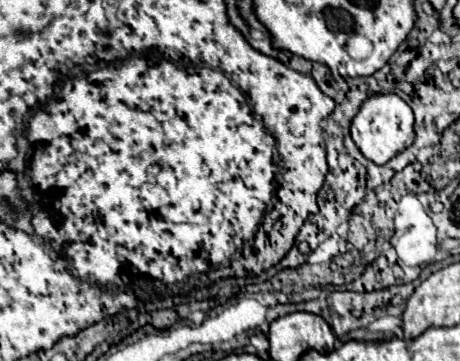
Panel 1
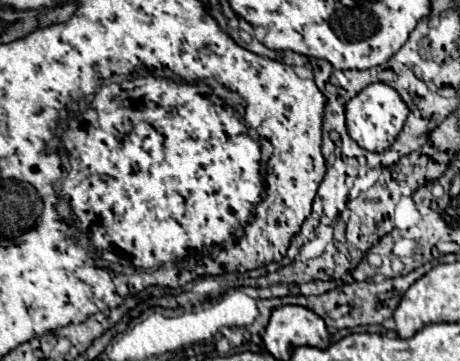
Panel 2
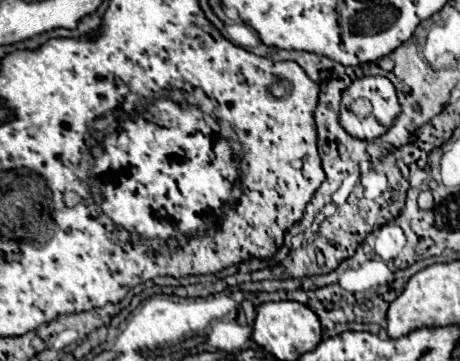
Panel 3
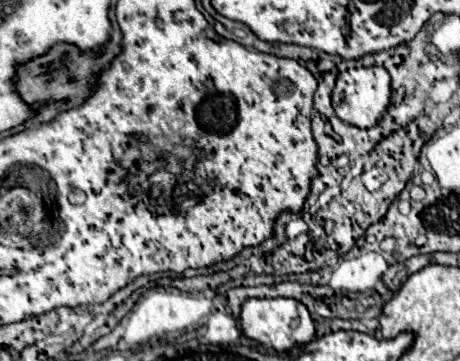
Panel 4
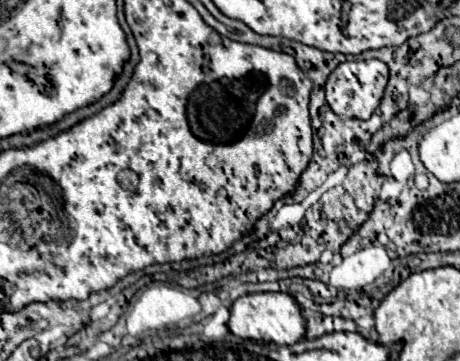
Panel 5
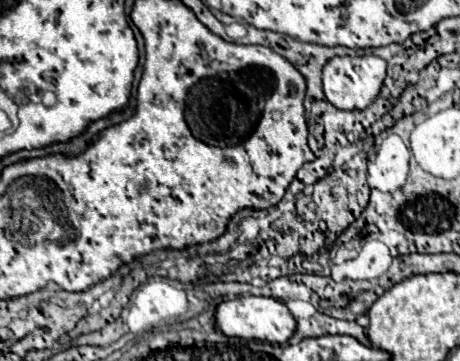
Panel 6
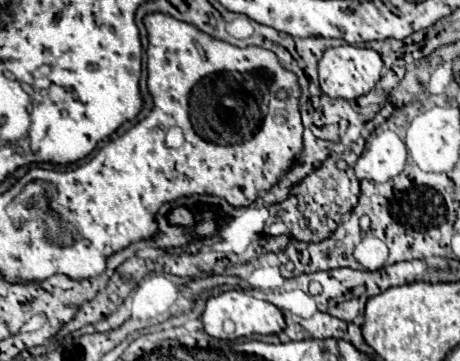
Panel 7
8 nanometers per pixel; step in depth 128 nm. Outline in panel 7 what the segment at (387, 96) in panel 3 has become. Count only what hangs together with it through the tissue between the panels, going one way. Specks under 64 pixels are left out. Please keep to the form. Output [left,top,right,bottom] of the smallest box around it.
[318,46,382,100]

